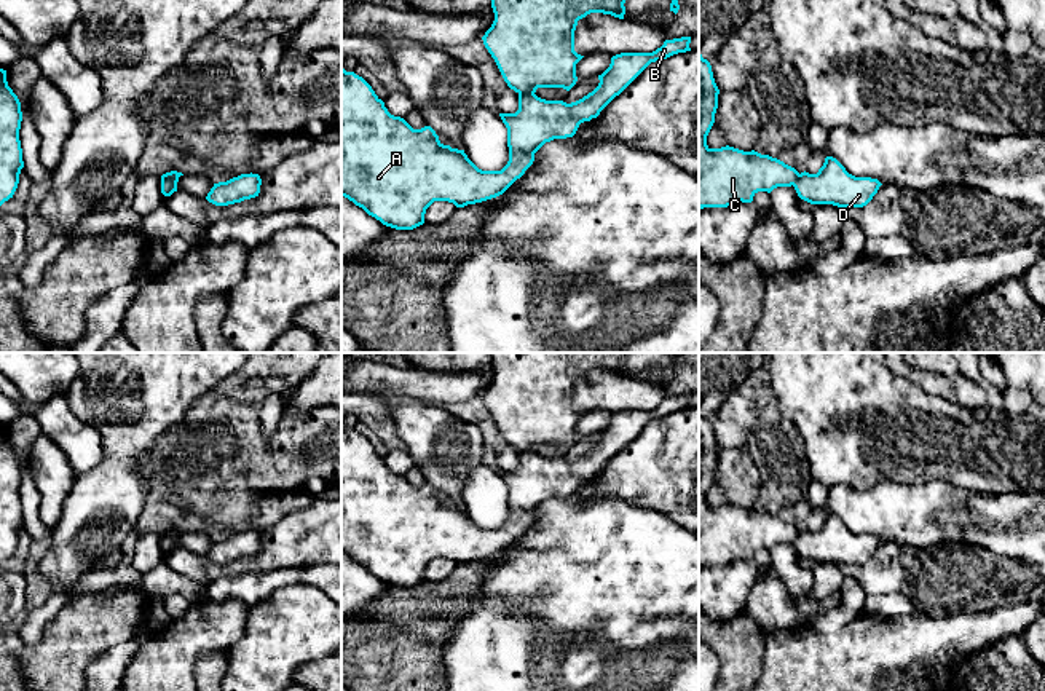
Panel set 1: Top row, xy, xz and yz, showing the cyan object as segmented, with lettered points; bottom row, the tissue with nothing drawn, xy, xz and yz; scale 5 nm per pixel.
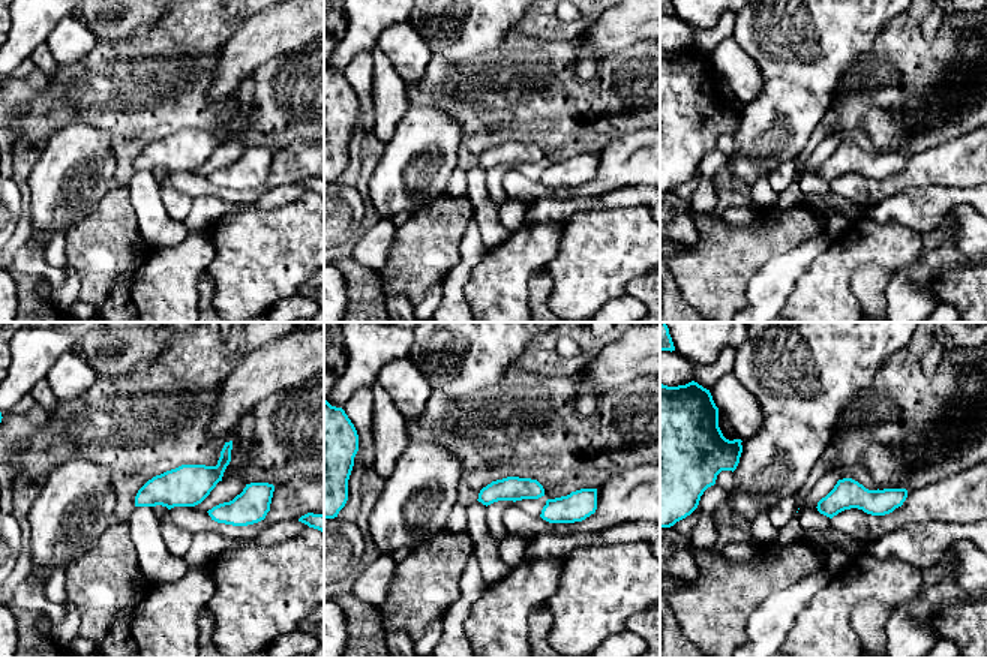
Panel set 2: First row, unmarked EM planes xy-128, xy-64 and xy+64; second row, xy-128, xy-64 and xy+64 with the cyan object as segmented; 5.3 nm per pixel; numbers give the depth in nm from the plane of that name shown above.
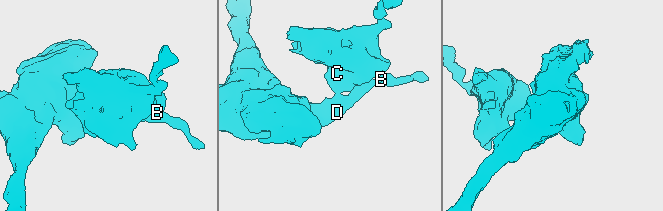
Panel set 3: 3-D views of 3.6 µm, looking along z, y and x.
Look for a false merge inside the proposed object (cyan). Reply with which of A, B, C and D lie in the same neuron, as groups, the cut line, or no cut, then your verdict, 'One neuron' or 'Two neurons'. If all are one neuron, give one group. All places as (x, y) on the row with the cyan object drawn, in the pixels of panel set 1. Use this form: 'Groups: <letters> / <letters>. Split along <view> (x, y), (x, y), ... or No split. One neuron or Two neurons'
Groups: A B D / C. Split along xz (519, 93), (533, 94). Two neurons

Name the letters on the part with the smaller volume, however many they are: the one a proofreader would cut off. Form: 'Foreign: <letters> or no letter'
Foreign: C

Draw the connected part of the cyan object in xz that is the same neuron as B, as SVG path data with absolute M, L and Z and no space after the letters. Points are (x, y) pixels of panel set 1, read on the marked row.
M691 37L665 40L653 53L621 53L598 75L598 86L582 99L566 104L546 101L536 94L519 94L515 113L499 113L507 128L509 161L501 171L482 171L464 153L439 140L431 126L413 129L394 116L372 86L341 65L341 196L362 207L383 225L413 230L424 223L426 209L434 201L456 207L482 203L503 195L533 164L534 153L554 139L573 137L581 123L597 118L651 62L691 51Z

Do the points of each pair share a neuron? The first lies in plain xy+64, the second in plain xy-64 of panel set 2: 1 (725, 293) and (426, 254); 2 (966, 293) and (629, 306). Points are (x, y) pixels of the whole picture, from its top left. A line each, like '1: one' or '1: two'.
1: one
2: two

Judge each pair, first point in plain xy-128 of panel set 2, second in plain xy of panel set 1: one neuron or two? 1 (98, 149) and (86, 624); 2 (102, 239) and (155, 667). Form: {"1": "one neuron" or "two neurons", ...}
{"1": "two neurons", "2": "two neurons"}

